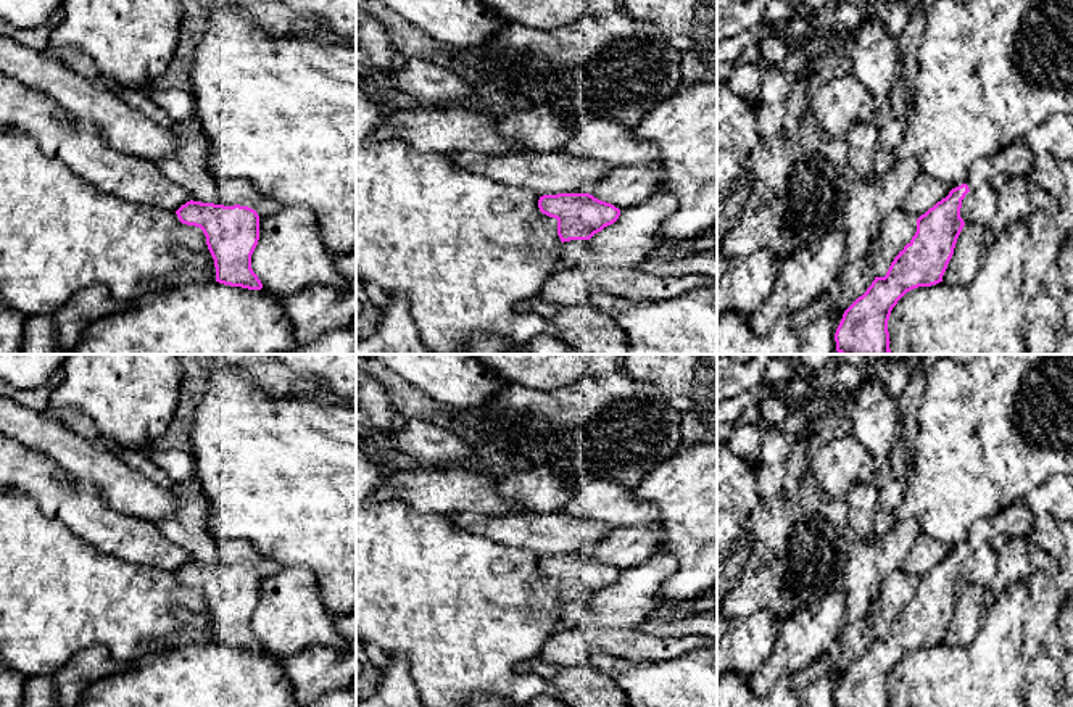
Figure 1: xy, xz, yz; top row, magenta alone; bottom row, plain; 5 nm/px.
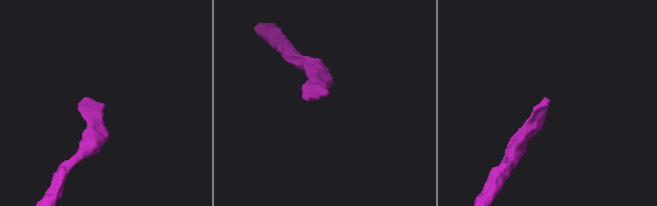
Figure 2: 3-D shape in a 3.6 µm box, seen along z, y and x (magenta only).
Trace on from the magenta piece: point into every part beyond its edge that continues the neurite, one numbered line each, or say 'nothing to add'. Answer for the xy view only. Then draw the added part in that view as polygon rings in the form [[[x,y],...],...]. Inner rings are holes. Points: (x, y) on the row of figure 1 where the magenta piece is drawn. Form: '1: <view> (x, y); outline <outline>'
nothing to add

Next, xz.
nothing to add

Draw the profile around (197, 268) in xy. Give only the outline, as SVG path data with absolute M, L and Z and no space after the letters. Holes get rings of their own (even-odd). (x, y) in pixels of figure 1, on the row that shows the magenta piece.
M177 248L176 254L184 263L182 269L168 280L155 280L139 288L140 293L160 290L164 287L176 287L190 282L211 282L216 280L216 267L211 253L198 254L187 248Z

